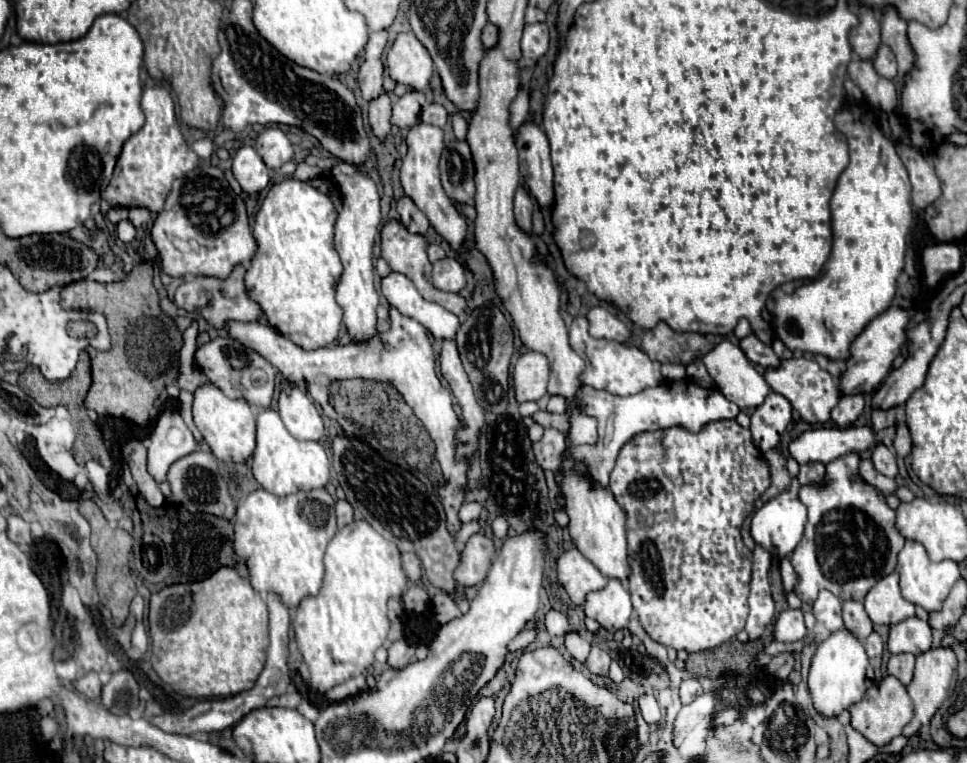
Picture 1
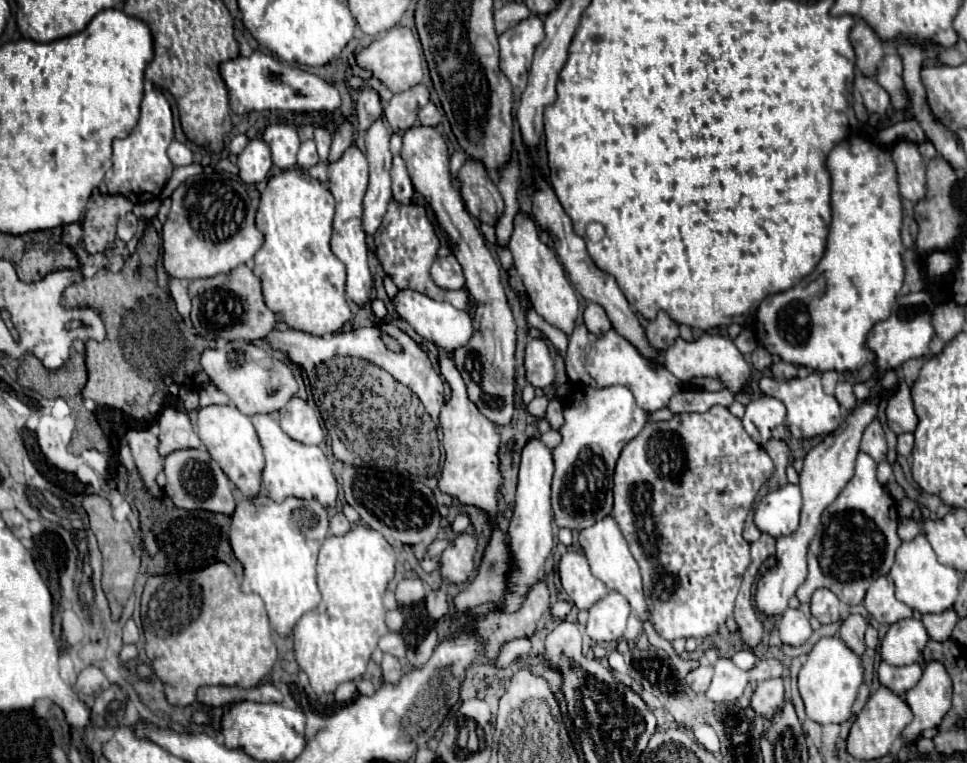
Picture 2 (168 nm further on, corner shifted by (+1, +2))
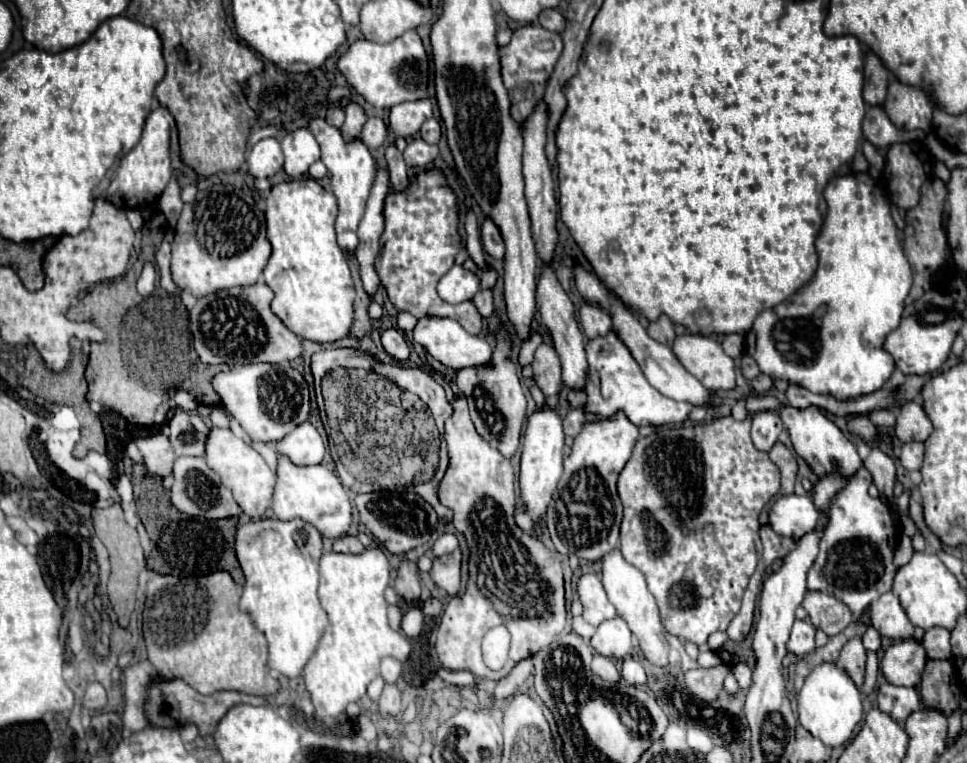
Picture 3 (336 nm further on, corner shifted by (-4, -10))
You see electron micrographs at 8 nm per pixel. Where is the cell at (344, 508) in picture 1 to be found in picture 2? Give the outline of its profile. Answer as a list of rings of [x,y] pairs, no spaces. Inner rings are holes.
[[[336,513],[330,519],[330,533],[332,535],[346,535],[352,529],[352,525],[348,523],[348,519],[344,517],[344,513]]]

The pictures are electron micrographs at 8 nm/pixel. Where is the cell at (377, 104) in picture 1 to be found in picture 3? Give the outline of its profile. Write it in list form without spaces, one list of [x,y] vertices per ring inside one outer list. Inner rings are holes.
[[[377,167],[377,175],[371,187],[371,195],[367,199],[367,209],[365,215],[359,223],[359,247],[357,247],[357,261],[361,267],[361,279],[363,287],[369,295],[377,291],[379,277],[373,269],[373,261],[379,253],[379,239],[385,229],[385,199],[391,193],[391,183],[389,183],[389,173],[383,167]]]

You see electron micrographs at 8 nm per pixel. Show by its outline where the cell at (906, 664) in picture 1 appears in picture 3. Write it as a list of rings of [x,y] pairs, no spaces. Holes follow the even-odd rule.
[[[883,683],[879,687],[879,709],[887,711],[897,723],[903,723],[911,711],[917,711],[923,707],[919,693],[915,687],[901,687],[893,683]]]

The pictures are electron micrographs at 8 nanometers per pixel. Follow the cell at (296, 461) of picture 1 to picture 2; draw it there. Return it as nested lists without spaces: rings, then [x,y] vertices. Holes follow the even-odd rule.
[[[254,415],[252,425],[260,437],[264,457],[266,457],[266,467],[262,473],[264,489],[268,491],[268,497],[276,503],[282,503],[288,497],[298,497],[298,499],[318,499],[324,507],[334,507],[336,497],[338,497],[338,485],[336,479],[330,471],[330,461],[322,453],[320,447],[316,445],[302,445],[294,439],[290,439],[282,429],[280,423],[274,415]]]

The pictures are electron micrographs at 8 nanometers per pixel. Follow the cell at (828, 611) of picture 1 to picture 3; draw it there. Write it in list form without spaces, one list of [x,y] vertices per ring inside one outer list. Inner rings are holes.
[[[809,591],[805,595],[803,607],[809,613],[811,623],[817,629],[825,631],[829,637],[841,633],[853,621],[849,607],[829,593],[811,593]]]

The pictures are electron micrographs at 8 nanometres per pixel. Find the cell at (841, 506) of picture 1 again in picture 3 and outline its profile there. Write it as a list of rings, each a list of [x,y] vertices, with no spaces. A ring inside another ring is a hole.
[[[861,467],[849,479],[849,485],[835,497],[831,517],[819,545],[819,555],[807,575],[809,591],[823,591],[837,597],[855,617],[861,617],[871,601],[891,591],[893,577],[897,573],[893,553],[901,535],[899,521],[887,503],[869,495],[871,483],[871,473]]]

